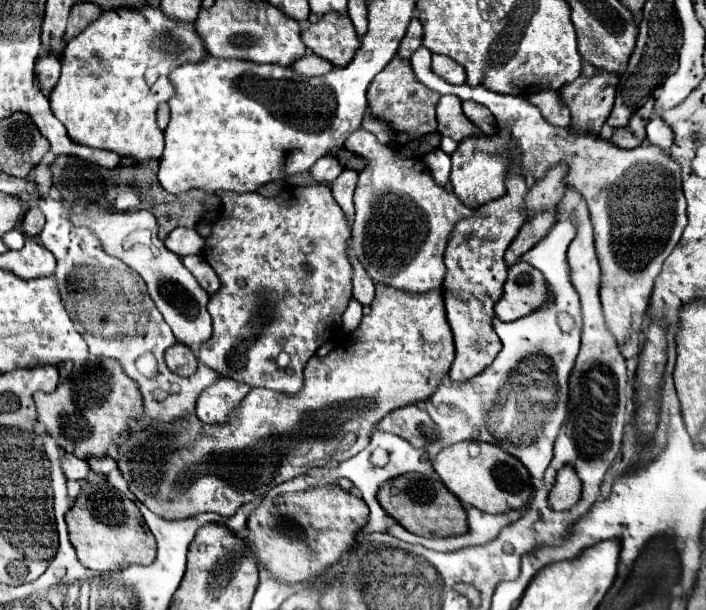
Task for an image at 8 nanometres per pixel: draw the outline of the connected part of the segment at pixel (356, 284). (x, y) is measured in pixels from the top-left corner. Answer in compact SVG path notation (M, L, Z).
M351 257L351 263L353 263L353 299L357 299L363 305L371 305L375 297L375 283L371 281L363 265L359 265L357 259Z

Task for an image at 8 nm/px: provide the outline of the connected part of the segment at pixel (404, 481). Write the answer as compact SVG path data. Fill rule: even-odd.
M409 473L383 485L379 491L379 503L383 509L407 531L421 537L451 537L467 533L467 513L461 501L439 479L427 475Z

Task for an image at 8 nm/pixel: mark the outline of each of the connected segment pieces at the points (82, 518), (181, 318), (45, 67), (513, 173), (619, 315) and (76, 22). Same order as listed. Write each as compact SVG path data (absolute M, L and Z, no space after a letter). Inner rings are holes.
M83 497L75 499L75 505L65 515L65 521L69 527L71 545L77 551L77 559L93 571L109 573L121 569L123 565L151 565L155 561L155 537L151 537L151 531L147 525L143 525L143 517L129 497L123 501L123 529L119 529L119 525L99 525L99 521L95 521L95 513L83 505Z
M91 205L81 215L71 215L71 219L75 225L89 227L99 237L107 253L125 261L133 271L137 271L143 277L153 303L157 305L157 309L169 323L177 341L189 347L195 347L205 343L211 337L213 327L211 327L211 315L207 311L209 297L205 297L205 289L185 269L185 265L181 263L181 257L171 253L165 247L165 243L157 237L157 221L153 213L149 211L113 213L107 207Z
M41 53L39 59L37 59L37 65L35 65L35 75L37 75L37 81L41 85L41 91L45 95L51 93L51 89L57 85L59 81L59 73L61 73L61 63L59 63L59 55L55 53Z
M511 165L505 177L505 185L507 193L501 199L485 203L475 211L473 217L457 223L445 251L447 273L443 281L443 297L449 325L455 337L455 361L451 365L449 377L457 385L479 375L493 363L493 359L501 351L501 339L495 335L493 329L493 305L501 299L503 283L507 279L507 265L503 255L527 219L527 215L523 213L527 183L521 167Z
M419 47L411 55L409 63L411 63L417 79L423 85L427 85L429 89L433 89L441 95L451 93L451 95L457 95L461 101L475 101L475 103L487 107L495 117L497 129L509 131L509 141L513 145L517 145L523 169L533 179L543 179L547 175L547 171L553 169L557 163L567 165L567 175L565 175L563 183L567 187L573 187L575 191L579 191L581 197L587 201L591 221L593 221L593 227L595 227L597 257L599 257L601 271L603 271L601 303L603 303L603 313L605 313L607 327L611 329L611 333L619 341L623 357L625 359L635 359L641 351L641 333L643 333L643 325L645 325L647 307L649 307L655 277L659 275L665 257L669 257L669 253L679 243L679 239L683 235L683 229L687 225L687 201L685 201L683 185L681 185L681 165L675 163L657 145L639 145L635 149L623 149L623 147L613 145L607 139L601 139L595 133L587 133L587 131L581 133L581 131L567 129L567 127L553 127L543 119L539 109L523 97L495 93L495 91L489 91L483 85L479 85L479 87L471 87L467 83L465 85L451 85L451 83L443 81L439 75L433 73L431 51L427 47Z
M89 1L75 3L73 9L71 9L71 15L69 15L69 25L67 25L67 31L65 31L63 45L67 45L77 33L81 33L89 23L93 23L101 13L103 13L103 9L95 3L89 3Z

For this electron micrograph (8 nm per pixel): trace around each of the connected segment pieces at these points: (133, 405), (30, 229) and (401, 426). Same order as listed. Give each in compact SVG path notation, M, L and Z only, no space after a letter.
M103 357L89 367L89 375L81 371L75 379L63 379L53 393L35 393L39 421L55 441L79 459L107 457L107 449L129 433L129 423L143 415L143 397L133 379L129 379L117 359Z
M33 207L33 209L29 209L25 213L25 217L23 217L23 231L25 231L25 235L29 235L29 237L39 235L43 225L45 225L45 215L41 213L39 207Z
M407 405L403 409L391 411L387 417L383 417L377 429L395 433L409 441L413 447L425 447L439 439L437 425L429 417L429 413L425 409L419 409L417 405Z

